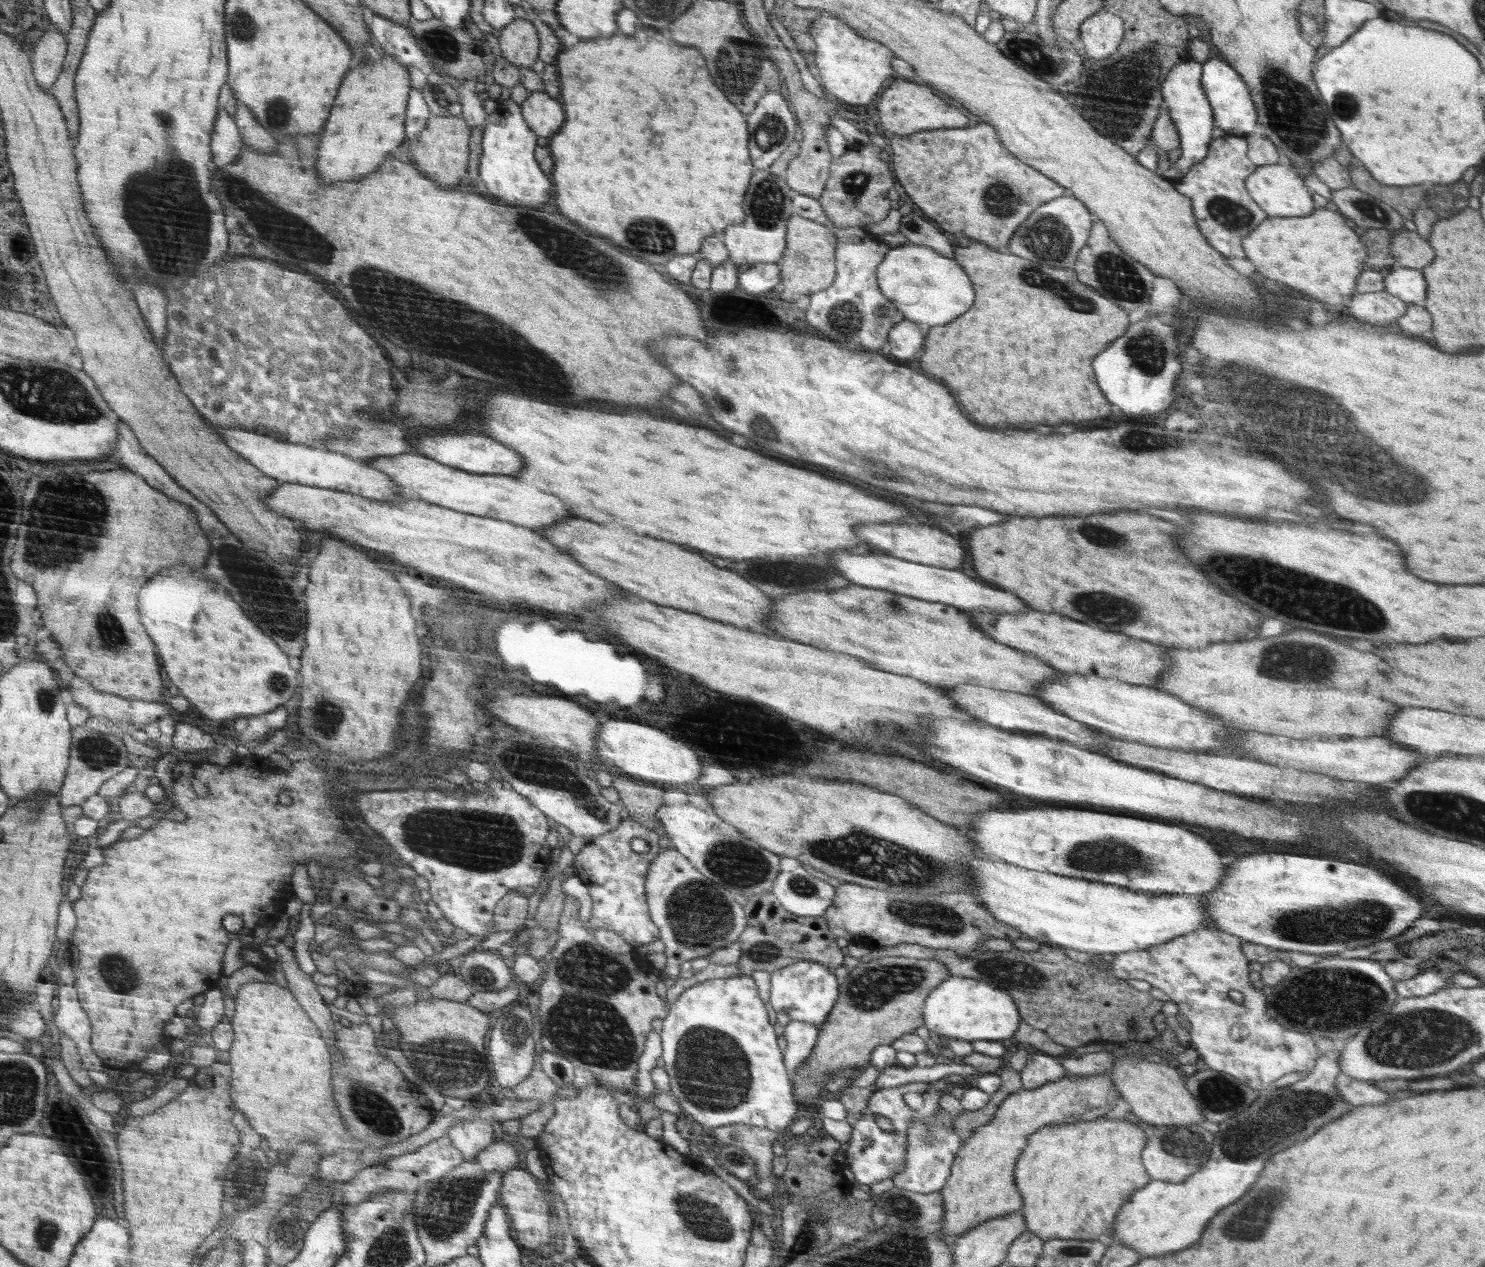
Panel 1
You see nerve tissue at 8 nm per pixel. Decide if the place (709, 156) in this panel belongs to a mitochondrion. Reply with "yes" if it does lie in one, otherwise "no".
no

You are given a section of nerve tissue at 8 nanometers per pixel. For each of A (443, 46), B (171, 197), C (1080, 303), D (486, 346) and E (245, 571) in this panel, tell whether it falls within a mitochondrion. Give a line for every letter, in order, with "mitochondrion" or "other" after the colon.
A: mitochondrion
B: mitochondrion
C: mitochondrion
D: mitochondrion
E: mitochondrion

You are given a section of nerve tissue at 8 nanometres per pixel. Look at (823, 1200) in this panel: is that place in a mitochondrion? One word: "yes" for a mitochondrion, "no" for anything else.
yes

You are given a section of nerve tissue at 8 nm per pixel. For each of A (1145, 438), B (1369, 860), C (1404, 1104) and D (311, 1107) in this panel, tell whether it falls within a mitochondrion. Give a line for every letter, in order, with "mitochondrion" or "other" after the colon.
A: mitochondrion
B: other
C: other
D: other

